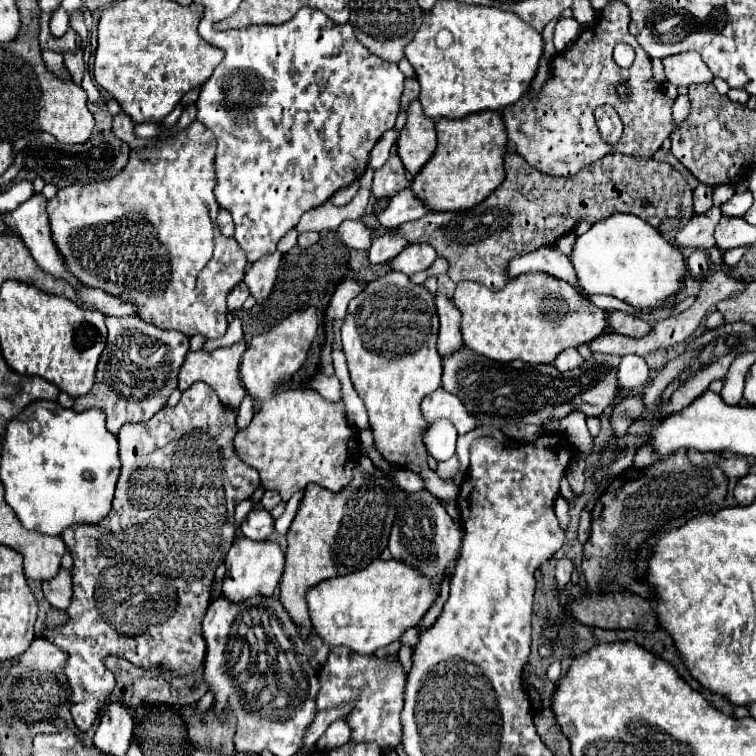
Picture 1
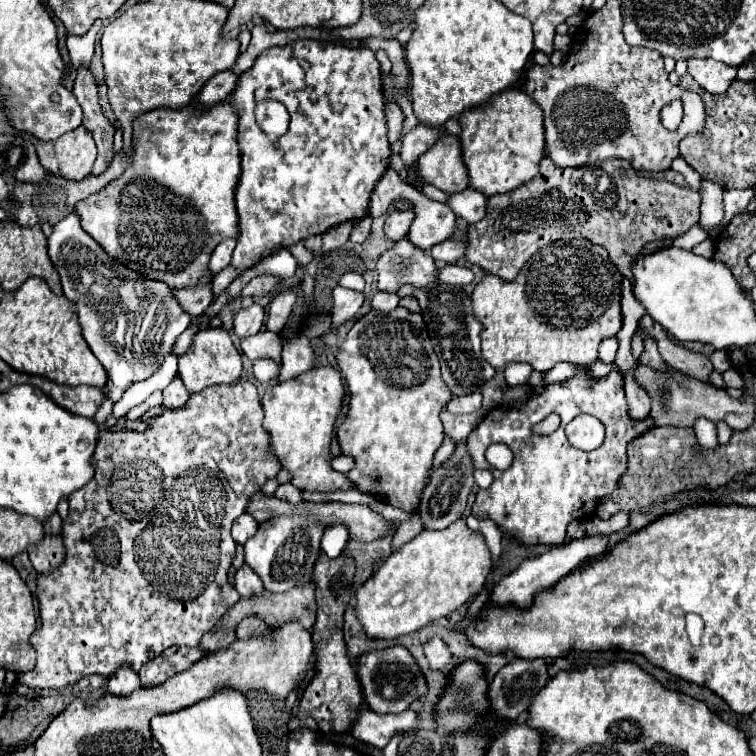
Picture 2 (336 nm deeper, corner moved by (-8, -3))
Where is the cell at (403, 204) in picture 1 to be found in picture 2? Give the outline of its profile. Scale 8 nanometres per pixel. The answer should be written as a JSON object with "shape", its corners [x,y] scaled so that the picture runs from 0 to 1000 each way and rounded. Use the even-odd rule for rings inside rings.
{"shape":[[[616,249],[614,254],[598,257],[595,265],[593,265],[593,272],[598,275],[598,280],[603,286],[627,296],[627,294],[635,294],[643,286],[646,259],[640,259],[638,254],[627,251],[627,249]]]}

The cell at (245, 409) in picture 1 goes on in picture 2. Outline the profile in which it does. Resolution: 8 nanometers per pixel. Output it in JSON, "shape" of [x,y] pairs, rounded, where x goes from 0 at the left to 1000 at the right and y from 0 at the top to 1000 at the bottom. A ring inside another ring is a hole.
{"shape":[[[339,476],[336,479],[336,497],[339,497],[341,505],[354,508],[354,505],[360,505],[368,497],[368,487],[370,487],[368,479],[360,479],[360,476]]]}

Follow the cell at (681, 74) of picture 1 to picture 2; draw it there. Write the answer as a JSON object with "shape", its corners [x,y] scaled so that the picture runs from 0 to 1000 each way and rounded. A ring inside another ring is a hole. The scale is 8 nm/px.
{"shape":[[[913,77],[910,95],[939,124],[958,124],[963,119],[966,108],[974,103],[976,90],[968,90],[968,87],[960,87],[958,82],[947,82],[947,79],[937,79],[937,77],[934,79]]]}

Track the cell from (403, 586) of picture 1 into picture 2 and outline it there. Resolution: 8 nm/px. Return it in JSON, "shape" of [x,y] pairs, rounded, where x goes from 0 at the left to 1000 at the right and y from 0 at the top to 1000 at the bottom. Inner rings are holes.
{"shape":[[[603,688],[582,704],[561,698],[548,714],[521,728],[503,754],[476,775],[468,807],[489,844],[545,839],[632,788],[648,754],[651,733],[640,709],[624,704],[614,688]]]}

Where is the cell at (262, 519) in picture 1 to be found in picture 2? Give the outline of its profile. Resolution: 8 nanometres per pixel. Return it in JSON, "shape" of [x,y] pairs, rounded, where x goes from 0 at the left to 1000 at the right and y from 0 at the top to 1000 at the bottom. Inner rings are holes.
{"shape":[[[320,680],[312,685],[312,693],[307,696],[307,712],[315,720],[323,720],[328,712],[333,712],[341,701],[341,690],[331,680]]]}

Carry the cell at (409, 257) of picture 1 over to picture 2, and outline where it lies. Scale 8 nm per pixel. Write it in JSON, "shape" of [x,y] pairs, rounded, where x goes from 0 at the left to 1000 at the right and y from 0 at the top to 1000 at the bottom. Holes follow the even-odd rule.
{"shape":[[[587,317],[571,328],[571,341],[587,349],[603,349],[616,339],[616,320],[611,317]]]}

